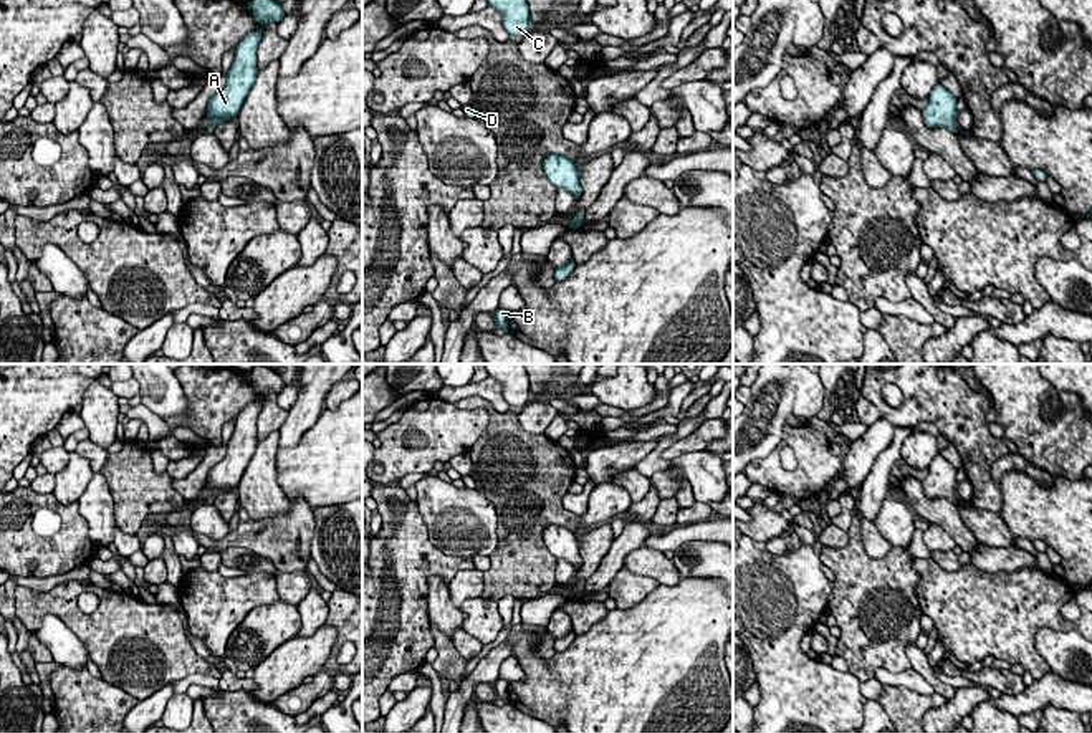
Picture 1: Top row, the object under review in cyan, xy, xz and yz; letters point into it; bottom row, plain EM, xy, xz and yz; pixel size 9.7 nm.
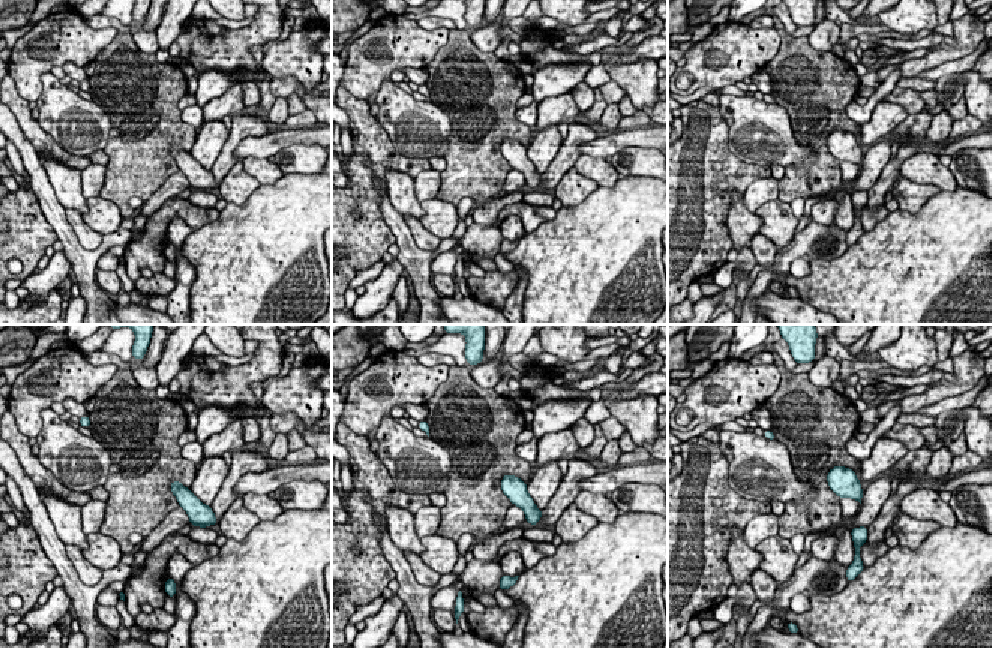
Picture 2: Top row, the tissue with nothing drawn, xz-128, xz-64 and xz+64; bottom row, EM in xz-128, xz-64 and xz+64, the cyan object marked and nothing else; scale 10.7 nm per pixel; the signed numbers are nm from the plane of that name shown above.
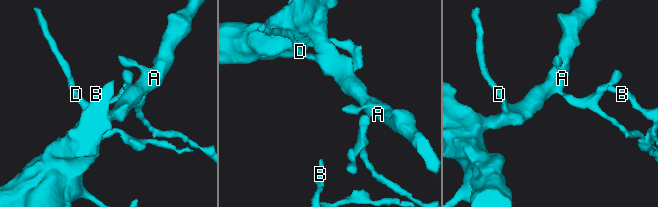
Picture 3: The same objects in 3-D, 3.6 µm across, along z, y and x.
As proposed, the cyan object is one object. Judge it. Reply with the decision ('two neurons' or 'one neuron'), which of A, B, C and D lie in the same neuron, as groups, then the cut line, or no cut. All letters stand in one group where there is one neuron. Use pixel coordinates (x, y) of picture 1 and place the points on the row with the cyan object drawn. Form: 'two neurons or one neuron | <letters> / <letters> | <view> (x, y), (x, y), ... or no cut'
one neuron | A B C D | no cut

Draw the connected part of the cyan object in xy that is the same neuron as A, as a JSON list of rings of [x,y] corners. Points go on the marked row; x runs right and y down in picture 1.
[[[261,28],[248,33],[238,43],[233,63],[227,73],[225,88],[208,99],[207,117],[213,121],[207,129],[208,132],[213,132],[215,126],[223,119],[238,116],[242,104],[258,74],[256,48],[260,40]]]

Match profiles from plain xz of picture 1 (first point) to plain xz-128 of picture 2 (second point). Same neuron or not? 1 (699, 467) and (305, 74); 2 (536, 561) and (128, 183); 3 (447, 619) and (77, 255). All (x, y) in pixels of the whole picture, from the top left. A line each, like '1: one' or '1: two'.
1: one
2: one
3: two

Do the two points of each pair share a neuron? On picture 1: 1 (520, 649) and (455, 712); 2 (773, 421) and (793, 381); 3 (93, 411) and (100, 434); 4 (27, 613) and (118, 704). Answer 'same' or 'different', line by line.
1: different
2: same
3: same
4: different

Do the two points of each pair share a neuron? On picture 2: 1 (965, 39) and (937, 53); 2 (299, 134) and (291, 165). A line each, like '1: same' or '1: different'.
1: same
2: different

